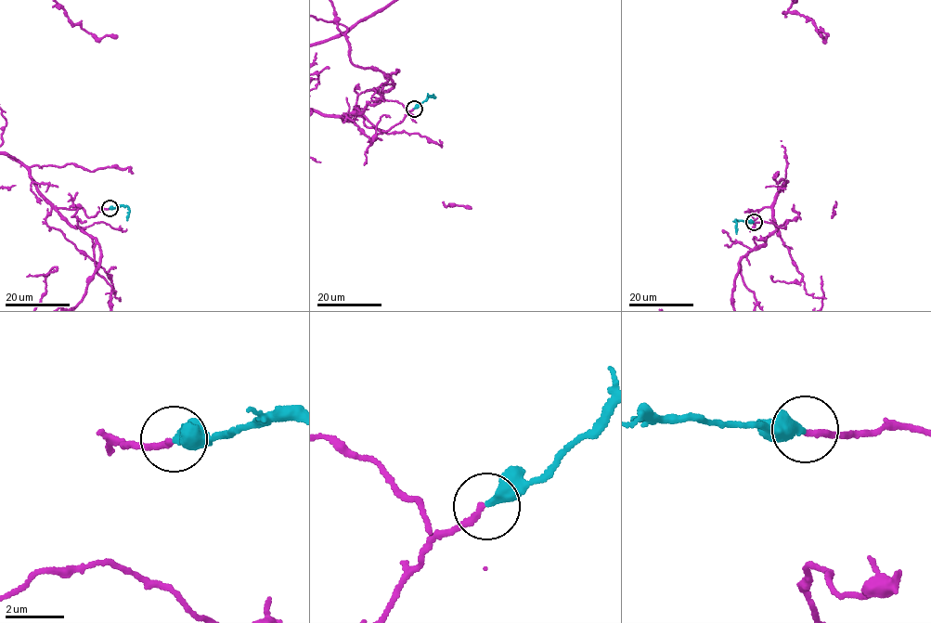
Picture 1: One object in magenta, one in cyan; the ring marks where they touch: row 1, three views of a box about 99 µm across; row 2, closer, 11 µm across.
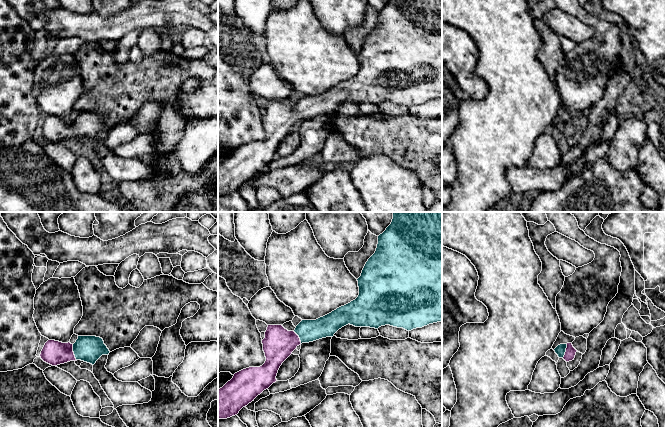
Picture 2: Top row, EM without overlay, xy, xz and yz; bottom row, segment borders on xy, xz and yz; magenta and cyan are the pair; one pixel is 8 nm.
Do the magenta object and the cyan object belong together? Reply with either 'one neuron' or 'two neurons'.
one neuron

